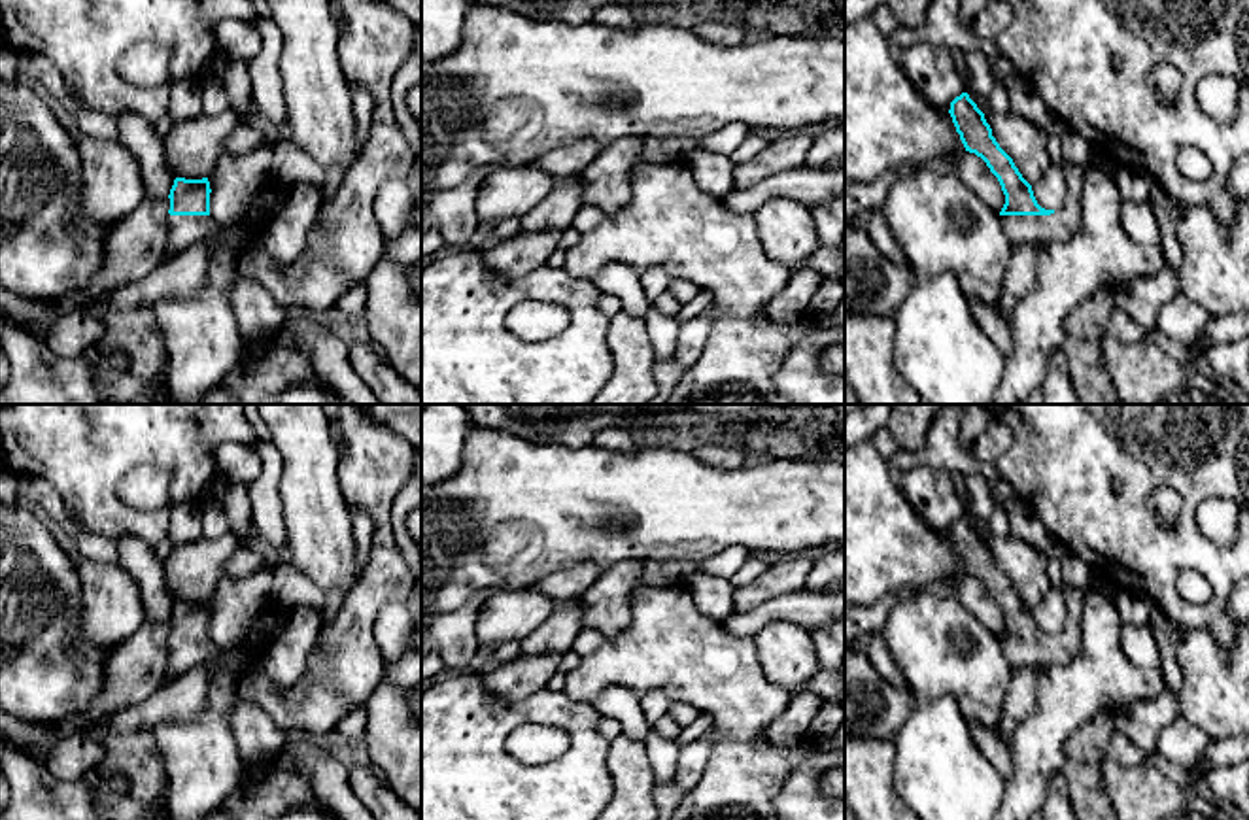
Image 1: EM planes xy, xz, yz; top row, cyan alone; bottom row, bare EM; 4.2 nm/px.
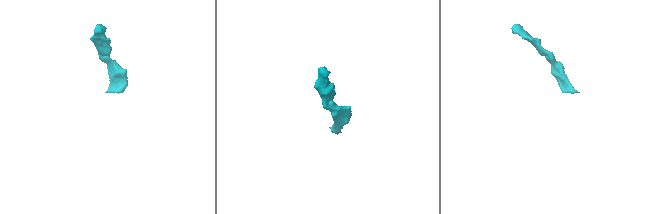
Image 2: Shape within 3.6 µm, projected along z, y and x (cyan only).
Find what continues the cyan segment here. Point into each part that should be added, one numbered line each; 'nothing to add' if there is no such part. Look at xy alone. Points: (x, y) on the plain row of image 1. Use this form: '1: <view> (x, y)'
1: xy (184, 654)

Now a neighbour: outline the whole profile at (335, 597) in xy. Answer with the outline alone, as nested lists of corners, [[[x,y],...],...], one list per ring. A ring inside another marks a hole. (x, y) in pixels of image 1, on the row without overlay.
[[[336,586],[336,588],[331,588],[329,591],[325,591],[323,595],[319,595],[325,603],[325,618],[323,618],[323,624],[319,627],[319,637],[325,635],[331,625],[334,624],[340,608],[344,606],[346,603],[346,591],[344,588]]]

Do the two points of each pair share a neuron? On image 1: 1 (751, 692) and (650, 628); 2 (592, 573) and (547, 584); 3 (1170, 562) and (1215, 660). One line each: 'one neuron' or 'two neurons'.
1: one neuron
2: one neuron
3: two neurons

